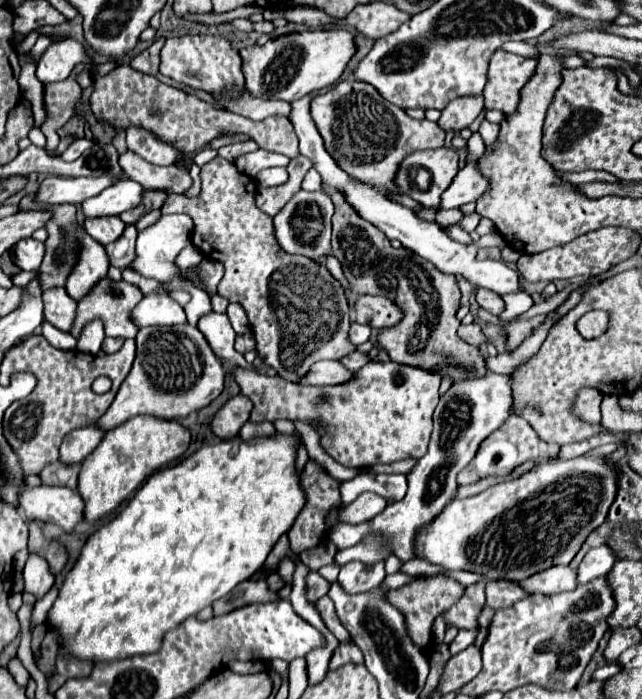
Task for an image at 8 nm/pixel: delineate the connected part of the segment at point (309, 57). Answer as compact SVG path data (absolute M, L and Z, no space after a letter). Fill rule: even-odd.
M346 28L306 30L300 34L272 38L264 46L256 44L240 50L242 72L250 94L266 100L284 102L294 102L294 98L302 98L306 94L312 94L314 90L332 86L342 76L354 54L354 34Z

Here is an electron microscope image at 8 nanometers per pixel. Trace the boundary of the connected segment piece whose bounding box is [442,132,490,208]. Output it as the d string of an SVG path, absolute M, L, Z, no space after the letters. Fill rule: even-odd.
M478 132L472 134L472 138L468 140L466 166L456 174L450 188L442 194L442 208L460 208L462 204L476 202L480 196L484 196L484 192L490 190L486 176L478 172L478 164L476 164L484 150L486 146L482 146L480 134Z

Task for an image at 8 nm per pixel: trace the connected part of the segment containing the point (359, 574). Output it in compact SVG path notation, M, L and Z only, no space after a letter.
M358 562L356 566L346 564L338 574L338 584L344 588L344 592L354 594L354 592L370 590L372 586L377 586L385 576L384 562L374 562L374 564Z

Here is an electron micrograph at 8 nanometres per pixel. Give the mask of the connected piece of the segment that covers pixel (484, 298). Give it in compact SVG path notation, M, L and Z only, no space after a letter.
M478 288L478 292L476 292L476 302L478 302L484 310L488 310L490 314L494 314L494 316L498 316L498 314L504 310L504 300L502 300L498 294L494 294L492 290L486 290L486 288Z

